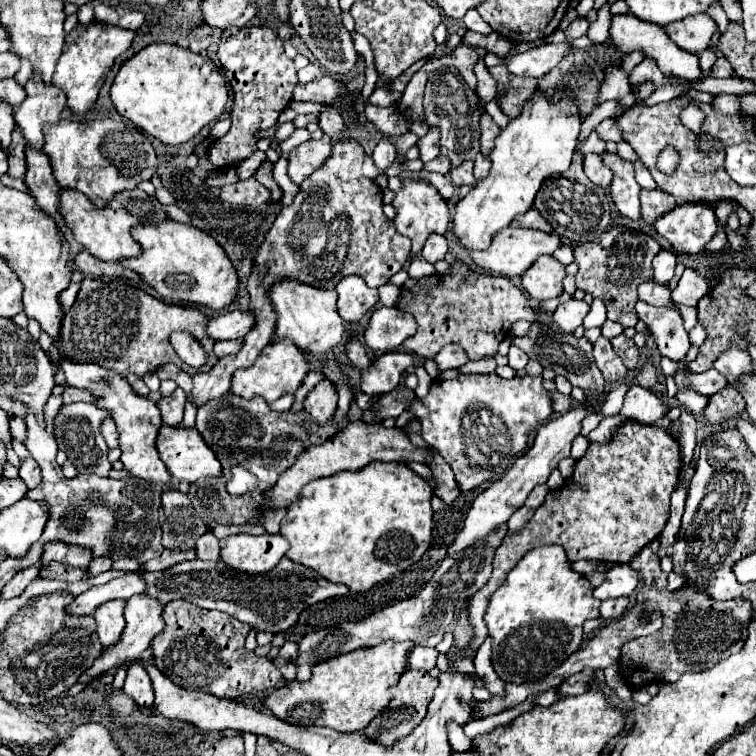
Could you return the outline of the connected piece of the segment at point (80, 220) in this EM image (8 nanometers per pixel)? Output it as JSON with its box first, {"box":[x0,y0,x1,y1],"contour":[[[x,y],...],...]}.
{"box":[60,188,166,262],"contour":[[[60,188],[60,214],[66,226],[72,230],[74,240],[80,242],[88,252],[92,252],[92,256],[106,262],[118,262],[122,258],[140,256],[140,246],[132,240],[130,228],[136,224],[146,224],[146,222],[154,224],[166,220],[162,204],[156,198],[148,200],[146,192],[138,188],[118,192],[118,196],[114,196],[114,200],[110,200],[108,206],[104,208],[94,206],[84,194],[72,188]]]}

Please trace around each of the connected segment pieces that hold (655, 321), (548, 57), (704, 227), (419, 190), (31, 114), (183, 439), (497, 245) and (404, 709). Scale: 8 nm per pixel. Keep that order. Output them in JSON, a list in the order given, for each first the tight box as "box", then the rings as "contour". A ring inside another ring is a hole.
[{"box":[636,304,690,372],"contour":[[[636,304],[638,318],[652,330],[656,346],[662,356],[674,360],[680,372],[690,372],[686,366],[686,352],[690,348],[688,332],[682,326],[680,312],[676,308],[654,308],[650,304]]]},{"box":[506,44,572,78],"contour":[[[540,44],[536,48],[530,48],[520,54],[512,54],[506,62],[506,68],[514,76],[532,76],[542,78],[548,74],[564,54],[568,54],[572,48],[568,44]]]},{"box":[654,204,718,254],"contour":[[[682,204],[658,218],[654,228],[676,252],[700,254],[714,238],[718,222],[712,208],[704,204]]]},{"box":[392,180,450,256],"contour":[[[402,180],[402,188],[396,192],[392,206],[396,208],[396,230],[412,240],[412,256],[416,256],[422,250],[426,238],[432,232],[444,234],[448,228],[450,212],[446,200],[436,192],[436,188],[432,188],[432,184],[424,184],[424,180]]]},{"box":[14,72,66,148],"contour":[[[32,72],[24,88],[28,96],[18,108],[14,108],[14,120],[16,126],[22,128],[26,142],[34,148],[40,148],[44,144],[42,124],[60,120],[60,114],[66,106],[66,96],[62,88],[44,84],[44,80],[40,80],[40,72]]]},{"box":[156,426,222,482],"contour":[[[162,426],[158,430],[156,448],[168,472],[178,480],[196,482],[202,476],[220,476],[222,472],[218,458],[196,428]]]},{"box":[468,226,560,278],"contour":[[[508,226],[492,238],[492,244],[488,246],[488,250],[468,252],[468,254],[478,268],[482,268],[486,272],[502,274],[506,278],[514,278],[514,276],[522,276],[538,256],[552,254],[556,248],[560,248],[558,234],[546,234],[540,230],[526,230],[526,228],[510,228]]]},{"box":[366,668,438,746],"contour":[[[408,668],[404,672],[404,676],[400,678],[400,682],[396,686],[392,686],[392,702],[388,704],[386,710],[382,710],[368,726],[366,726],[366,734],[382,744],[382,746],[392,746],[398,738],[406,736],[408,732],[412,732],[416,728],[416,724],[420,724],[420,720],[424,720],[426,716],[426,708],[432,700],[432,694],[434,694],[434,688],[438,686],[438,680],[430,678],[428,672],[422,672],[422,670],[414,670],[414,668]]]}]

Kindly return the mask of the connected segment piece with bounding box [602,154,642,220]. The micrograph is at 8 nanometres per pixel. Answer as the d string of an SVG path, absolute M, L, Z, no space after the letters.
M602 154L604 162L614 170L614 180L610 186L610 196L620 216L630 220L640 220L640 184L634 178L634 166L622 160L618 154Z

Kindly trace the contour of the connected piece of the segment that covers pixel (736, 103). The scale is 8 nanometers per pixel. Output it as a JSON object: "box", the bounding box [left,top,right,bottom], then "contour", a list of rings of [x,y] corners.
{"box":[712,94,740,114],"contour":[[[720,94],[712,106],[714,106],[714,110],[718,110],[722,114],[738,114],[740,112],[740,96]]]}

